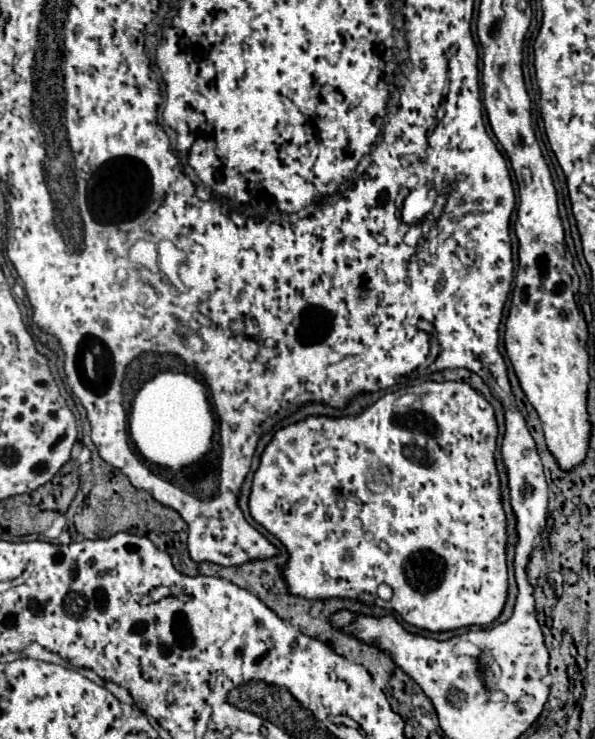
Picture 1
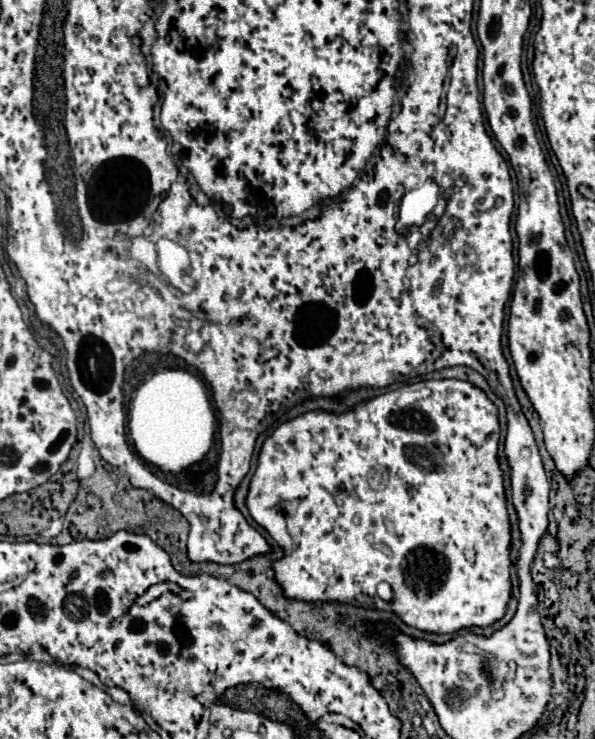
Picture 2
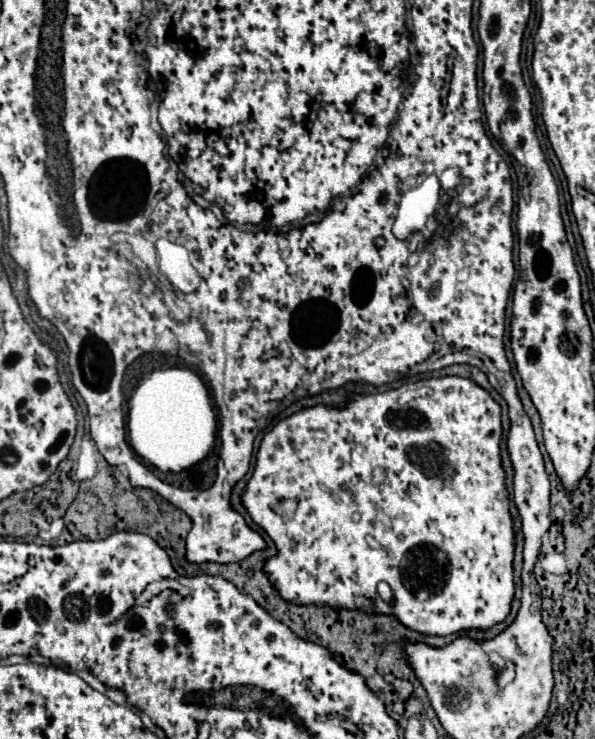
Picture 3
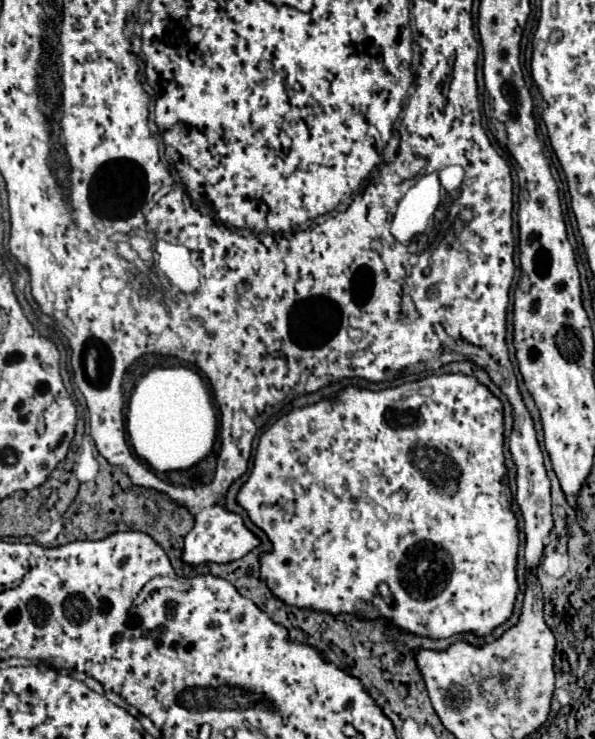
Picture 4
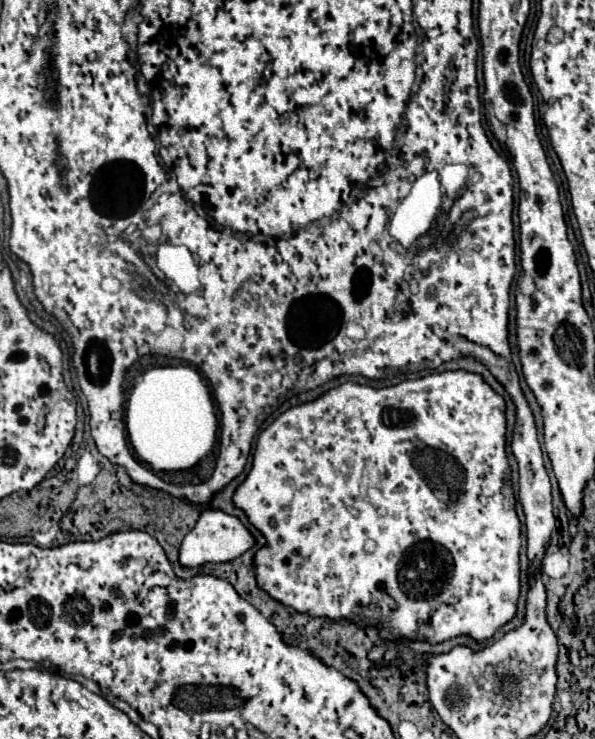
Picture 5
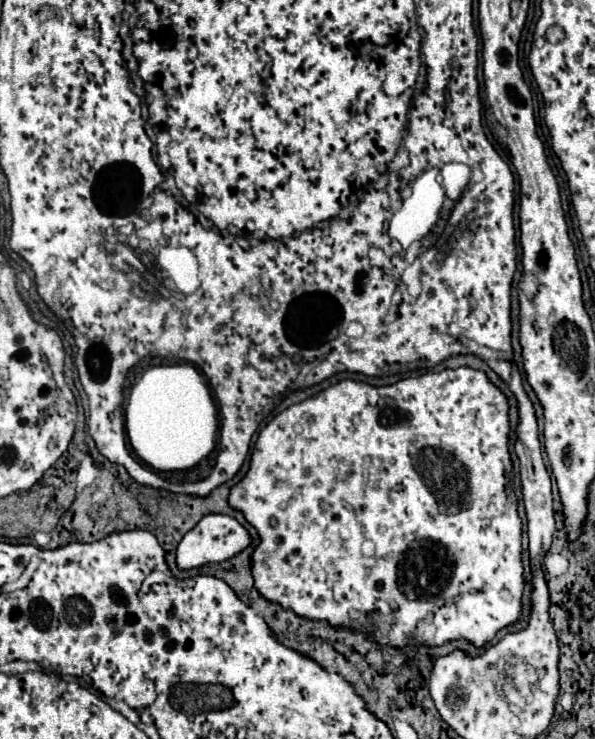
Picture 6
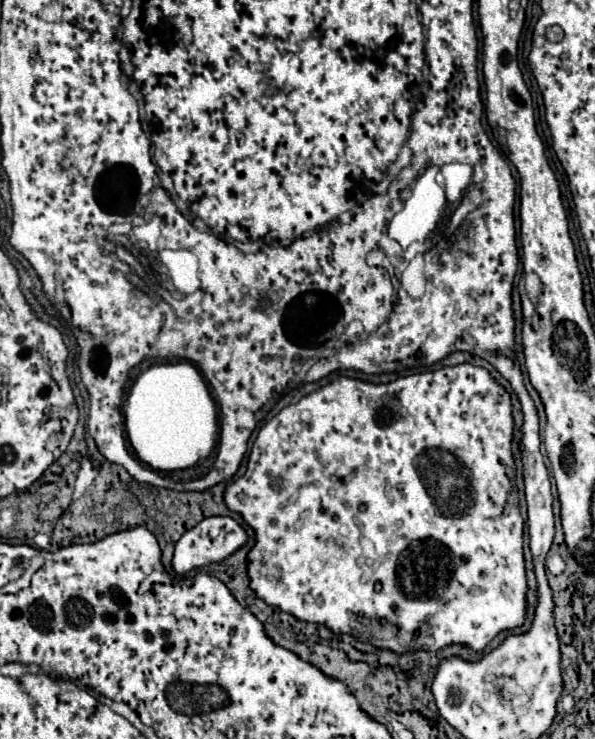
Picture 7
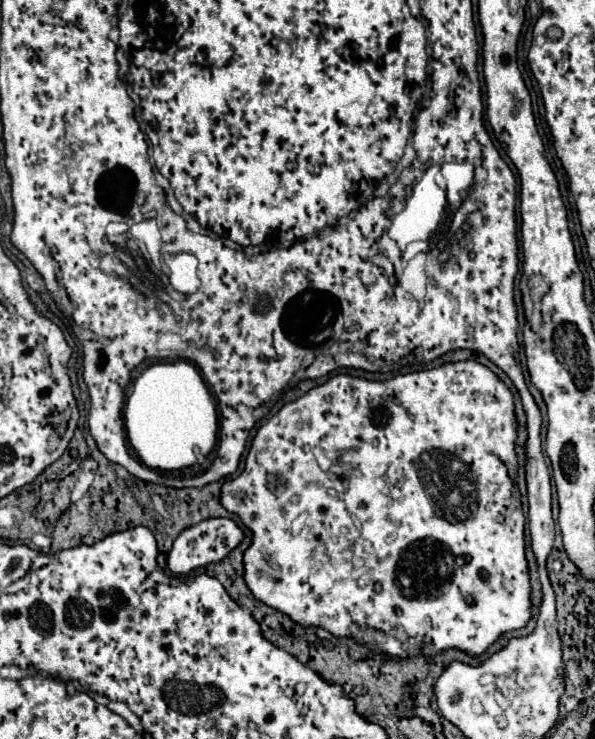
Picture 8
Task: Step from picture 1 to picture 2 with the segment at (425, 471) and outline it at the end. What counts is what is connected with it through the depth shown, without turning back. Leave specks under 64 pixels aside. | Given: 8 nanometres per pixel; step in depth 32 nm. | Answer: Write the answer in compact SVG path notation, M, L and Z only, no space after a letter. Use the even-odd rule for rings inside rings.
M456 378L422 380L418 384L408 384L408 386L402 386L398 390L390 390L390 392L384 392L384 394L374 396L370 400L358 402L352 410L348 410L344 414L334 414L334 412L326 412L326 410L312 410L312 412L296 416L294 420L288 420L288 422L280 424L262 444L262 450L258 454L258 468L256 468L256 472L254 472L252 480L250 480L250 488L248 488L248 494L246 494L246 508L248 508L250 516L254 518L254 522L258 522L278 542L278 546L284 552L282 558L272 564L276 582L280 584L280 588L284 588L284 596L294 598L294 600L304 600L304 602L342 602L342 604L352 604L352 606L364 606L364 608L376 608L376 610L384 610L384 612L394 612L404 624L408 624L412 628L418 628L418 630L424 630L424 632L430 632L430 634L452 634L452 632L458 632L462 628L472 628L472 626L486 628L486 626L492 626L494 622L498 622L500 618L504 618L508 602L510 602L510 594L512 594L512 582L510 582L510 540L512 540L512 534L510 534L510 520L508 520L508 510L506 510L506 492L502 492L504 490L502 488L504 474L502 474L500 464L498 464L498 442L500 442L500 422L498 422L498 408L496 408L496 404L480 388L476 388L474 384L470 384L466 380L456 380ZM422 388L428 388L428 396L426 398L414 400L408 406L400 404L400 396L402 394L414 392L414 390L422 390ZM378 582L388 582L392 586L392 592L394 592L392 602L384 602L384 600L378 598L378 594L376 594Z

